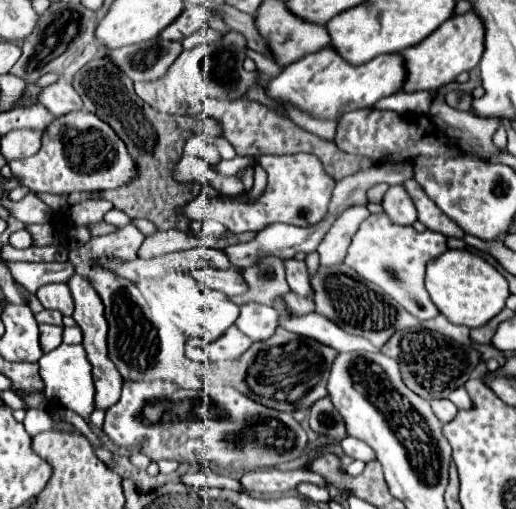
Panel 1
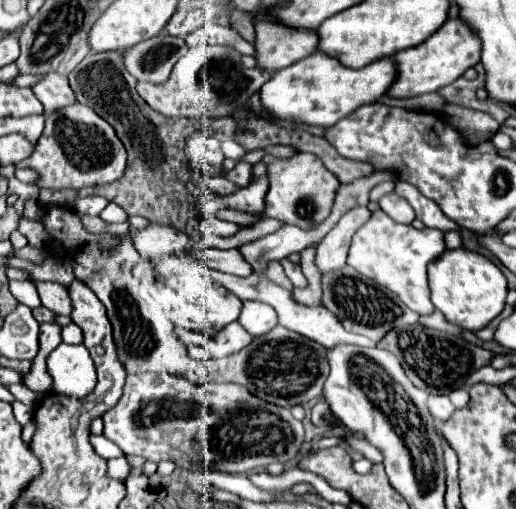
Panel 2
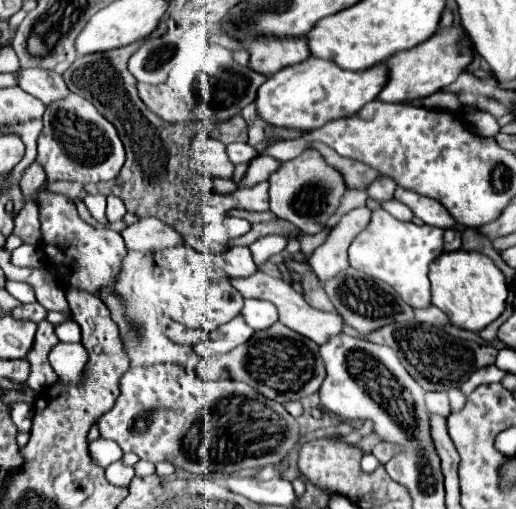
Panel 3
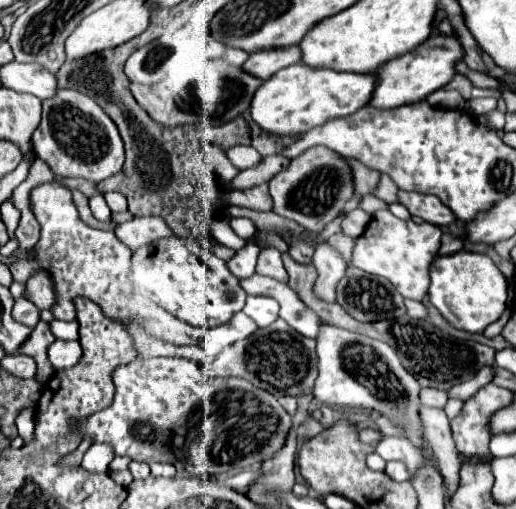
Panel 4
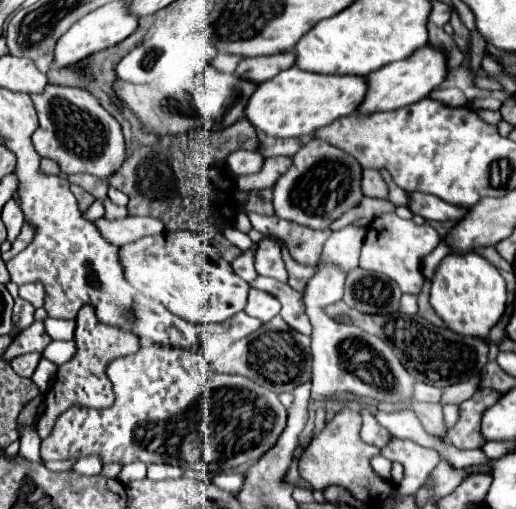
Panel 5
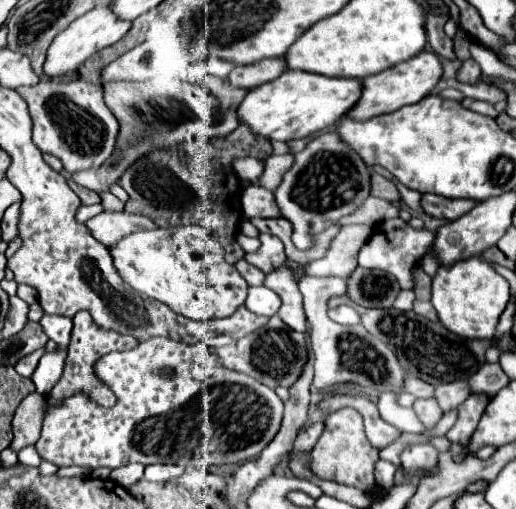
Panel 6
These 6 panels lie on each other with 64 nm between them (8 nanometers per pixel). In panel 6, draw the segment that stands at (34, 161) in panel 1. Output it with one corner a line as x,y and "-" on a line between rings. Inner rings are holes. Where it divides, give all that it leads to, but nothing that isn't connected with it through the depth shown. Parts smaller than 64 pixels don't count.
40,82
32,88
18,88
18,92
24,96
28,102
30,116
34,120
34,132
32,132
32,142
38,146
40,152
52,154
62,160
64,170
74,174
80,170
90,170
90,168
100,168
108,156
112,156
116,148
116,132
120,130
120,124
116,124
116,116
108,110
102,98
102,86
94,86
88,82

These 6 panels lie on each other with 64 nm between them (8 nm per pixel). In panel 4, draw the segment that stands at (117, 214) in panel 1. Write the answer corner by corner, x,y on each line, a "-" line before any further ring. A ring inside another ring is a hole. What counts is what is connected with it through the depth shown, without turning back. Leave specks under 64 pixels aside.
108,192
108,194
104,194
104,198
106,198
112,212
124,212
128,208
126,198
122,194
118,194
118,192

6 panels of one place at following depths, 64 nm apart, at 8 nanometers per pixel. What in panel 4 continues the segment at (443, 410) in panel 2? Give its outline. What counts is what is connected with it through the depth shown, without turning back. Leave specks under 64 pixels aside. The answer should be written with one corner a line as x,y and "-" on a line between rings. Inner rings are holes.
426,388
426,390
422,390
422,394
420,394
422,398
422,404
424,406
434,406
434,408
444,408
444,404
448,402
448,394
446,392
442,392
442,390
430,390
430,388

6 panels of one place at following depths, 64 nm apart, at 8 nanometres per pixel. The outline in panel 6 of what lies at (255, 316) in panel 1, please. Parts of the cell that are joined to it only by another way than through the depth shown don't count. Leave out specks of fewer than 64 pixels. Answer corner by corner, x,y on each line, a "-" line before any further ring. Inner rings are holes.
256,286
248,290
248,298
246,298
246,308
258,316
274,316
280,308
280,298
276,296
276,292
270,292
266,286

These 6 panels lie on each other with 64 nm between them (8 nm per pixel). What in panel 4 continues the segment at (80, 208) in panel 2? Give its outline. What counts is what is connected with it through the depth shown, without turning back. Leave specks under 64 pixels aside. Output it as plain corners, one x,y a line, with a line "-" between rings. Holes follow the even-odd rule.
102,194
92,196
92,198
88,200
88,204
90,204
90,210
92,210
92,214
94,214
94,218
96,218
96,220
100,220
100,222
111,221
111,211

